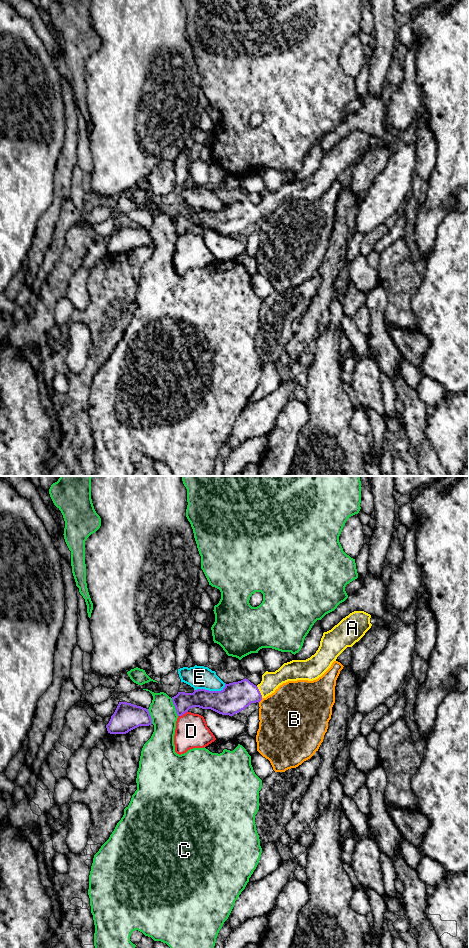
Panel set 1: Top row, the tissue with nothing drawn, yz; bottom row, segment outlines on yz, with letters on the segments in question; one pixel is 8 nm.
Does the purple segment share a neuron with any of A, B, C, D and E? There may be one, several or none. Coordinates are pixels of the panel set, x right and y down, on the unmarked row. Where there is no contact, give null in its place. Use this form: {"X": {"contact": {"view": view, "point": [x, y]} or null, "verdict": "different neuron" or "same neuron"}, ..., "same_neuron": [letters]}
{"A": {"contact": {"view": "yz", "point": [259, 212]}, "verdict": "same neuron"}, "B": {"contact": {"view": "yz", "point": [260, 220]}, "verdict": "different neuron"}, "C": {"contact": {"view": "yz", "point": [175, 227]}, "verdict": "different neuron"}, "D": {"contact": {"view": "yz", "point": [182, 234]}, "verdict": "different neuron"}, "E": {"contact": {"view": "yz", "point": [210, 211]}, "verdict": "different neuron"}, "same_neuron": ["A"]}

